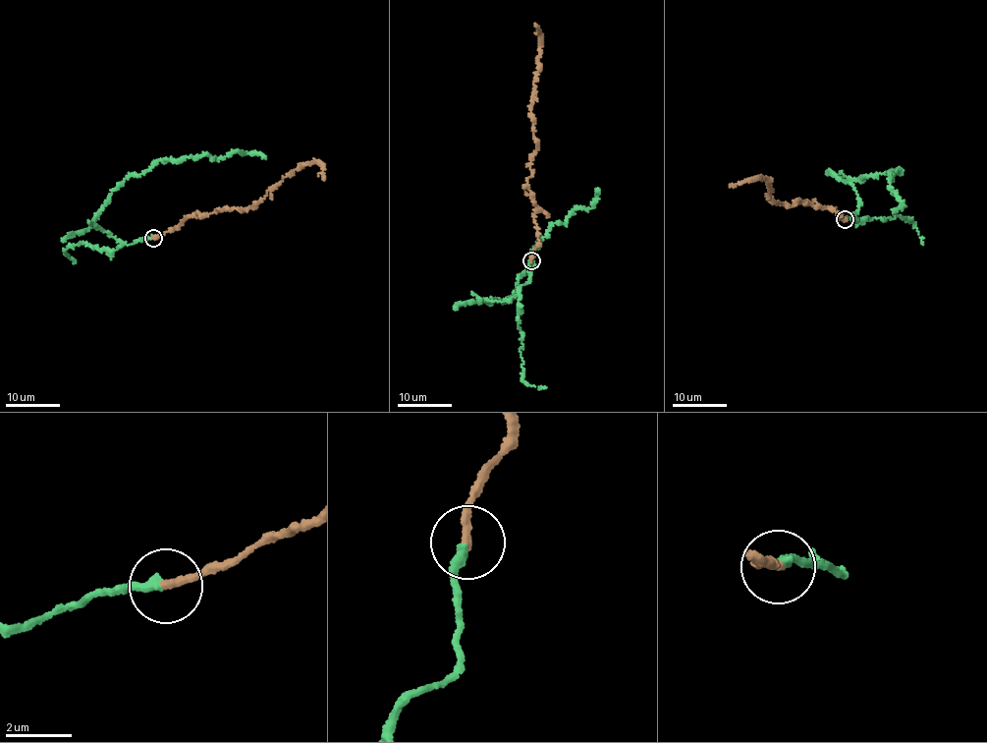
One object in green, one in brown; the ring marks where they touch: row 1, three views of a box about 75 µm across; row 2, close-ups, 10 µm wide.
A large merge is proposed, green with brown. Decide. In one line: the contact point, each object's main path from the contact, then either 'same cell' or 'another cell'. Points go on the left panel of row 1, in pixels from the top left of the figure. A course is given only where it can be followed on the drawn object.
place (153, 238); course green (153, 237), (129, 244), (93, 223), (127, 178), (163, 159), (233, 152), (266, 157); course brown (153, 237), (195, 214), (202, 217), (237, 208), (243, 211), (283, 177), (315, 161), (323, 166), (323, 180); another cell

